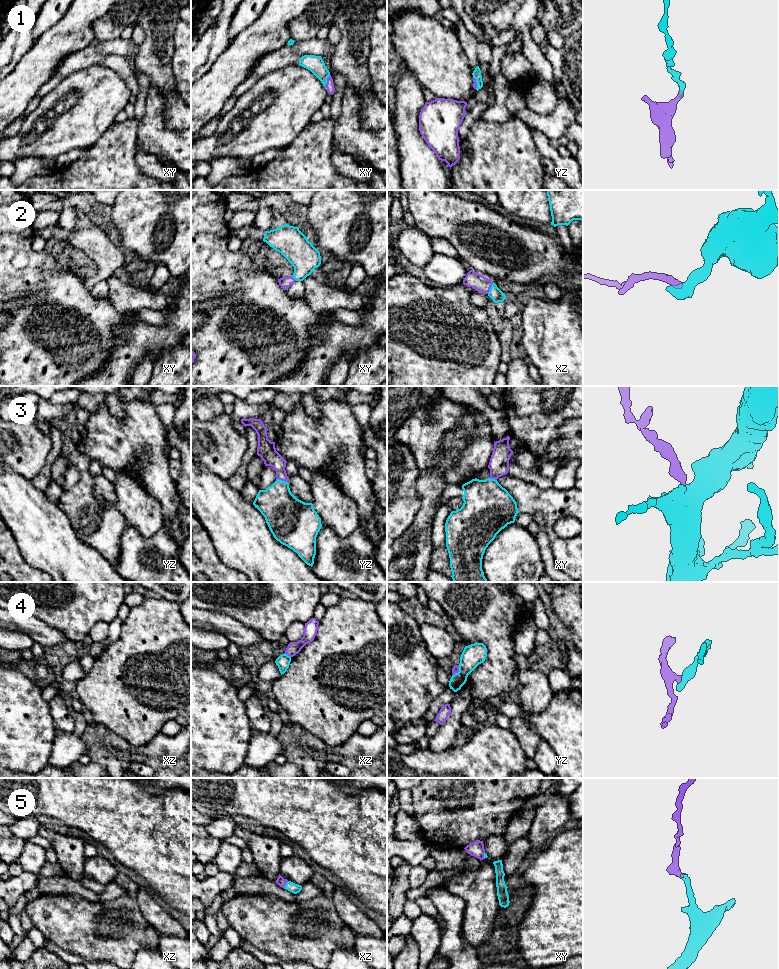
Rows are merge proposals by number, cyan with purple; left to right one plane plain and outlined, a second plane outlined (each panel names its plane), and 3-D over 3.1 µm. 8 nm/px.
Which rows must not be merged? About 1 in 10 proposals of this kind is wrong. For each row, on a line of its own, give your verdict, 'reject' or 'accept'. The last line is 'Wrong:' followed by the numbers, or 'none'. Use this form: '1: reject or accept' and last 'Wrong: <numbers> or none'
1: accept
2: accept
3: accept
4: reject
5: accept
Wrong: 4

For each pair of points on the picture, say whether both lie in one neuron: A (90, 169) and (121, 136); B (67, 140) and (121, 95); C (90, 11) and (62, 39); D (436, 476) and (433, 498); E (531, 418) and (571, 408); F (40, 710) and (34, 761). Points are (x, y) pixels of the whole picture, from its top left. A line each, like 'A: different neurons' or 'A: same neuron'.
A: same neuron
B: same neuron
C: same neuron
D: same neuron
E: same neuron
F: same neuron

